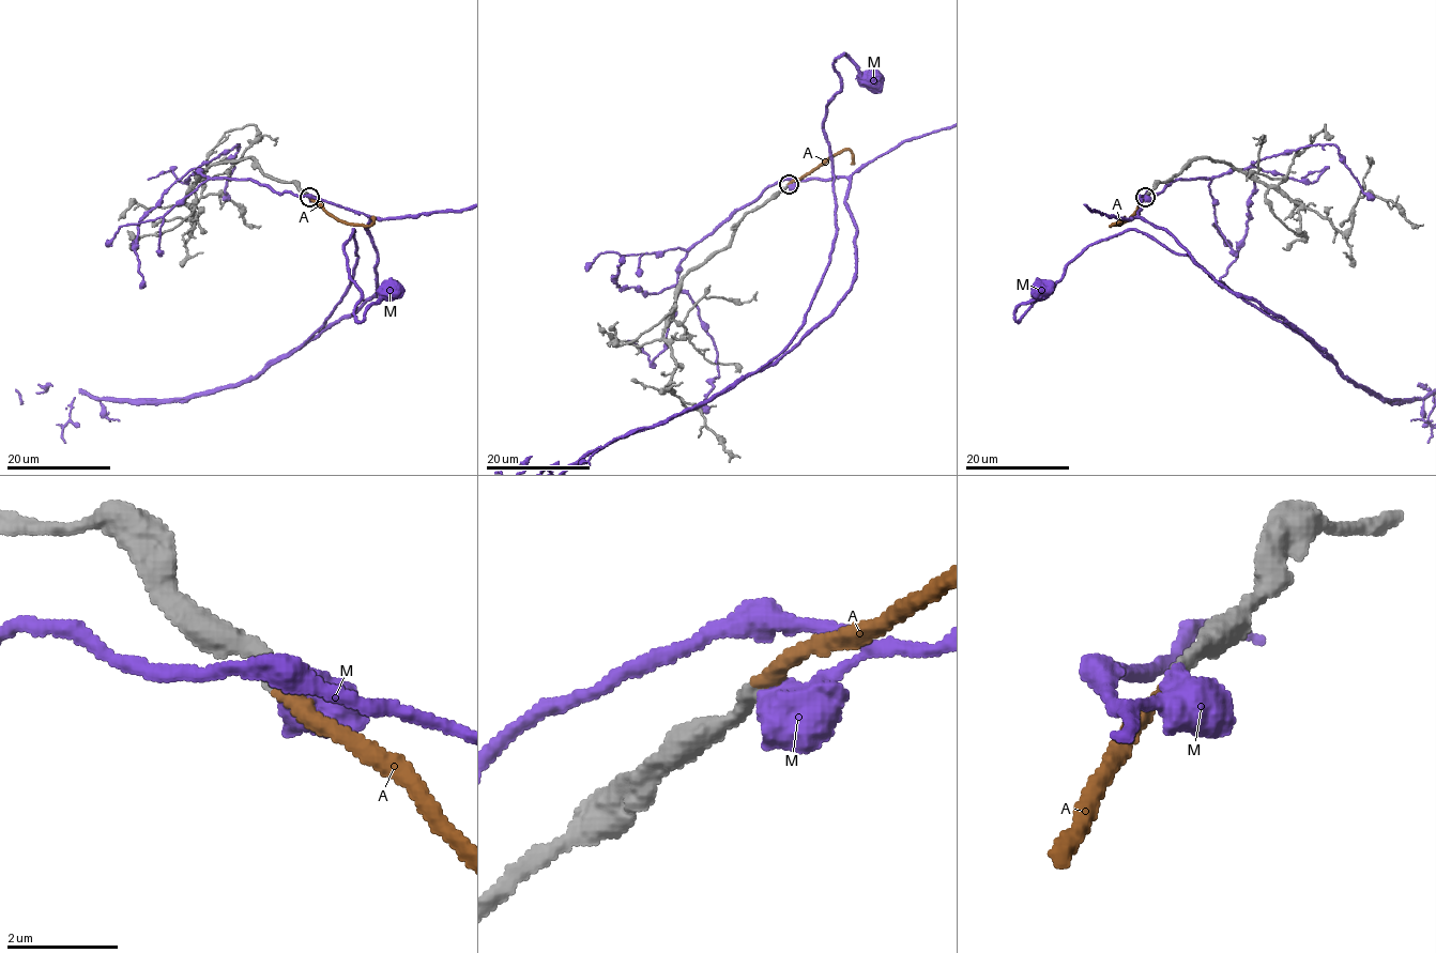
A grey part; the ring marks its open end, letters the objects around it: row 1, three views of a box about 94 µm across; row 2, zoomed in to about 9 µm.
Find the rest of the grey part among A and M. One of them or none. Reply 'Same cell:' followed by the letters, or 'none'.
Same cell: A

